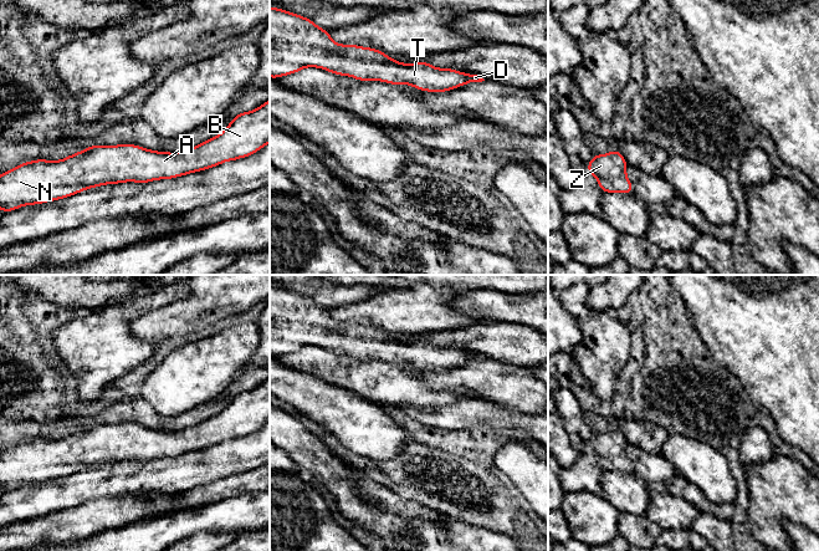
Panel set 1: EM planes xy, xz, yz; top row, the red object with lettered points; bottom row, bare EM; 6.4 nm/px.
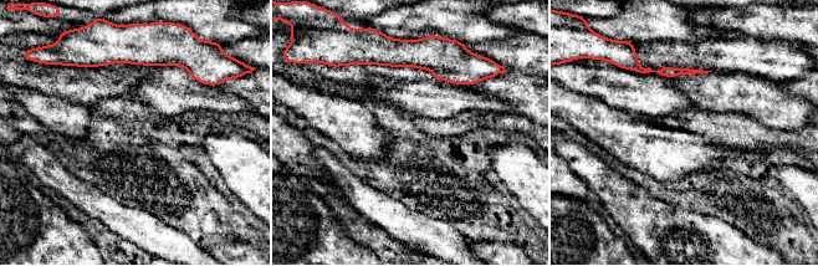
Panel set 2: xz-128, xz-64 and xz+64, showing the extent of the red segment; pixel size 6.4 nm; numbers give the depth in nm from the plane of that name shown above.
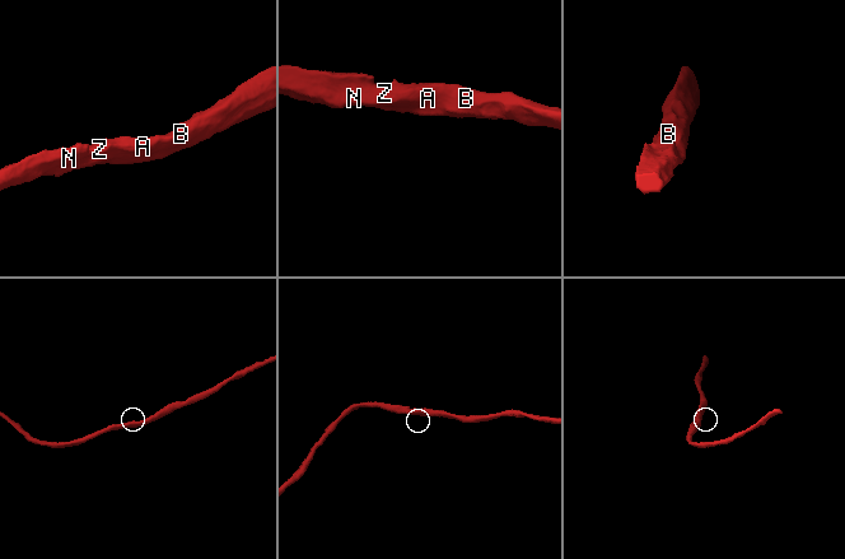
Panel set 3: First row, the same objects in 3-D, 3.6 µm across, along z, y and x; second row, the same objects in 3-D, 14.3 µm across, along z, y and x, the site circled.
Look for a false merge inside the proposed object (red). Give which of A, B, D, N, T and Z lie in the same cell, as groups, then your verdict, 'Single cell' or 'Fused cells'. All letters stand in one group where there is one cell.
Groups: A B D N T Z. Single cell

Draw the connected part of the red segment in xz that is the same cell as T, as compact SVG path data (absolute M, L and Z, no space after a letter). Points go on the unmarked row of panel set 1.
M270 286L270 356L277 358L304 346L323 347L362 361L410 363L428 371L447 371L466 362L485 359L474 352L436 347L423 338L400 342L377 327L338 323L328 308L318 306L313 299Z

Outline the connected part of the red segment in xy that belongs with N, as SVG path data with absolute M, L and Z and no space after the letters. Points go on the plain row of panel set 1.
M270 378L254 389L241 391L216 415L190 428L169 432L145 428L137 423L89 424L61 439L36 438L24 440L0 454L0 488L12 490L25 484L35 484L68 476L83 469L106 463L126 460L149 461L175 458L199 449L206 449L229 439L255 433L270 422Z

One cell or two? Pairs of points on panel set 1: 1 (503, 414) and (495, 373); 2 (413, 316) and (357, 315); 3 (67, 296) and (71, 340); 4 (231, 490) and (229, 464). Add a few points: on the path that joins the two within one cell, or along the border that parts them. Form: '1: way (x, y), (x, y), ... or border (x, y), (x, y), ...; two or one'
1: border (475, 398), (489, 401), (500, 407), (531, 413); two
2: way (399, 315), (370, 315); one
3: border (111, 305), (82, 314); two
4: border (256, 468), (215, 479), (203, 486); two

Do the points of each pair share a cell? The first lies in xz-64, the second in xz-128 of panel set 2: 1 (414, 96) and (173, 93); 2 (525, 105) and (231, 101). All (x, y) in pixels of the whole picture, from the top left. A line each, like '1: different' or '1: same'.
1: same
2: different

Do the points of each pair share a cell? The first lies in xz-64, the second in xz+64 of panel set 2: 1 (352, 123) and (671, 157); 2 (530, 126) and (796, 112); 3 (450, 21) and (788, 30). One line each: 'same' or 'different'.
1: same
2: different
3: different

